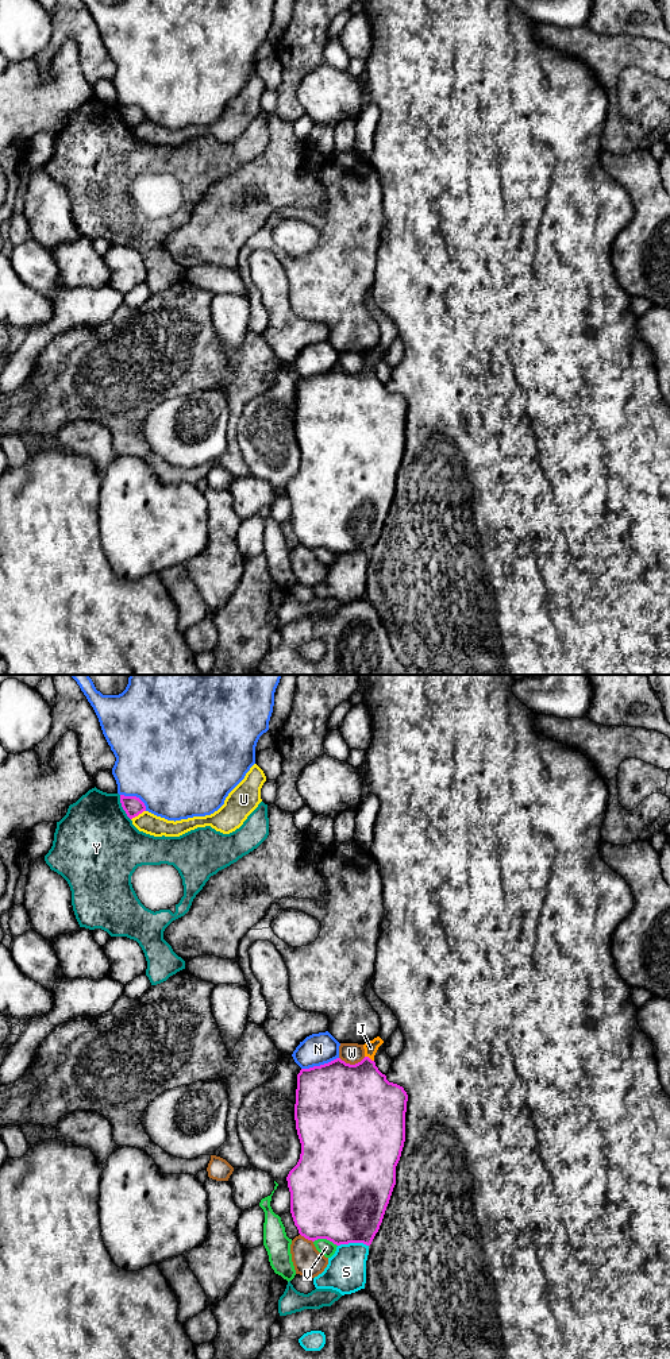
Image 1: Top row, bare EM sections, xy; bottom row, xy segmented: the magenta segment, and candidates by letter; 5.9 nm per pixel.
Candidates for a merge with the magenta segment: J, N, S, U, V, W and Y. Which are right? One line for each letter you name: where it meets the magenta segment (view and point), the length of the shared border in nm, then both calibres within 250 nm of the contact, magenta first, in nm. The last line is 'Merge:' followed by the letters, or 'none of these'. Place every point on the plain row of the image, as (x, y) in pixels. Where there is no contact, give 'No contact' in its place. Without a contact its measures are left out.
J: Touches magenta at xy (368, 366). Shared border 70 nm. Thickness 400 nm (magenta) against 80 nm
Merge: J

